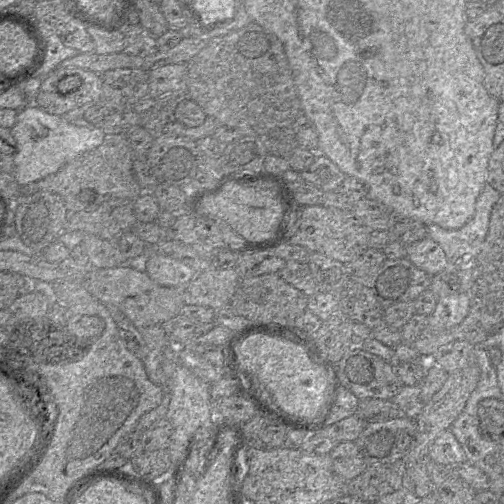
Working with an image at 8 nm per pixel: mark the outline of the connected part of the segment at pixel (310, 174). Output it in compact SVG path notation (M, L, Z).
M317 154L314 162L300 172L305 184L312 184L323 192L338 190L346 175L327 156Z

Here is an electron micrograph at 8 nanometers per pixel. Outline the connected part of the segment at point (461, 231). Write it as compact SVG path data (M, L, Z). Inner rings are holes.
M486 183L475 202L473 217L463 227L455 230L448 230L435 224L426 225L427 237L438 243L446 255L447 269L444 271L455 273L459 279L459 292L470 292L476 259L488 233L492 208L500 196L501 193Z

